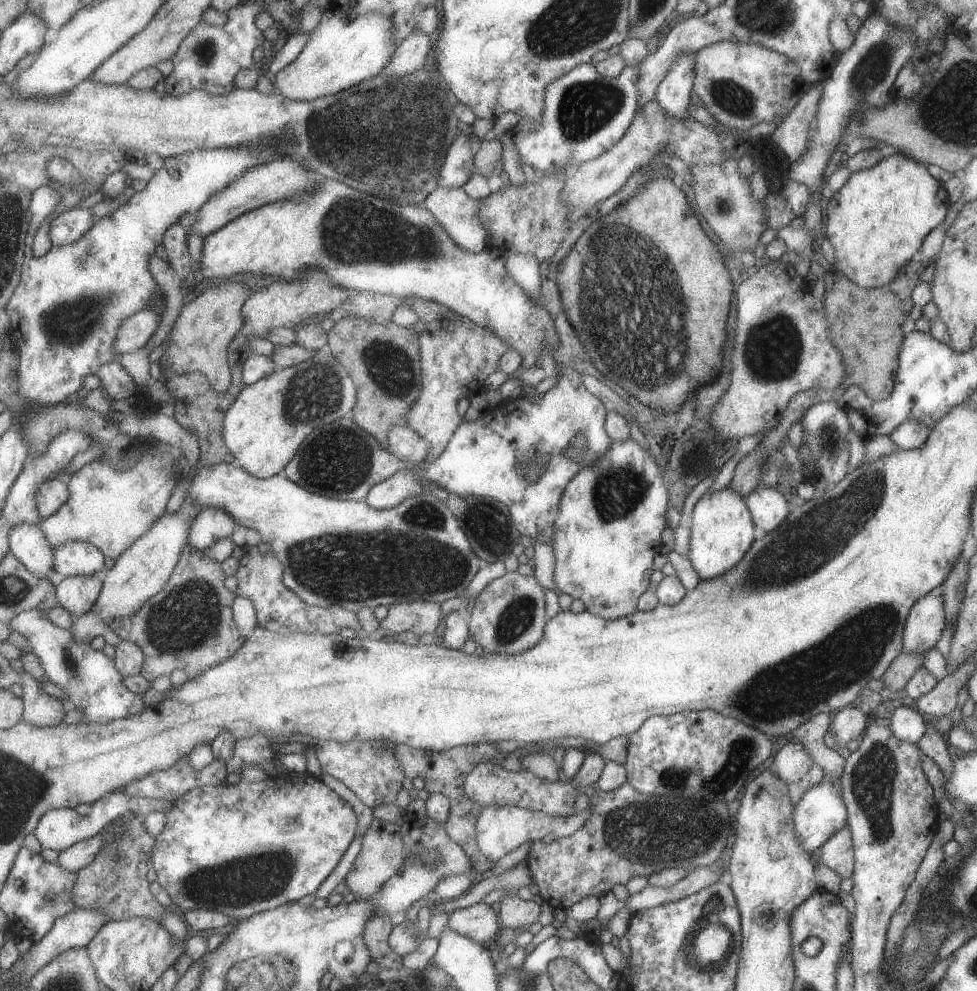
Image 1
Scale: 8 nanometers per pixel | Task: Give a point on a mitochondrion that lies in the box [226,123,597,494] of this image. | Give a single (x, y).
(356, 228)

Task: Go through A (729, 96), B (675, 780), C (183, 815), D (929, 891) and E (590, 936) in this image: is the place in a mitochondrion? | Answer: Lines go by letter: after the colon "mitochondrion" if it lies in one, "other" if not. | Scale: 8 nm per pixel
A: mitochondrion
B: mitochondrion
C: other
D: other
E: other

